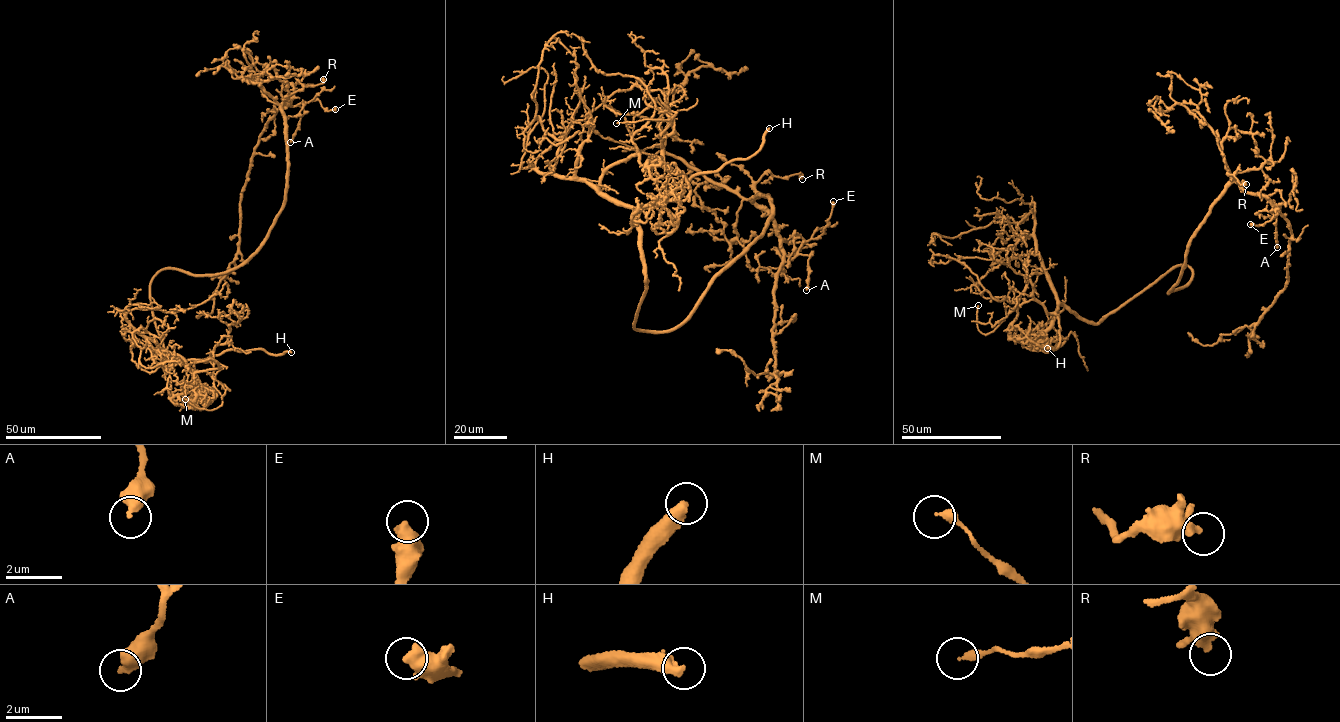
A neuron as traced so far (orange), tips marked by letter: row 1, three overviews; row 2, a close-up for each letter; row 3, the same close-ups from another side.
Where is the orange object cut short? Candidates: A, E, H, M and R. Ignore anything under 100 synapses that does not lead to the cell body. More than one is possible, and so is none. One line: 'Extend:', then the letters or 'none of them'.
Extend: H

